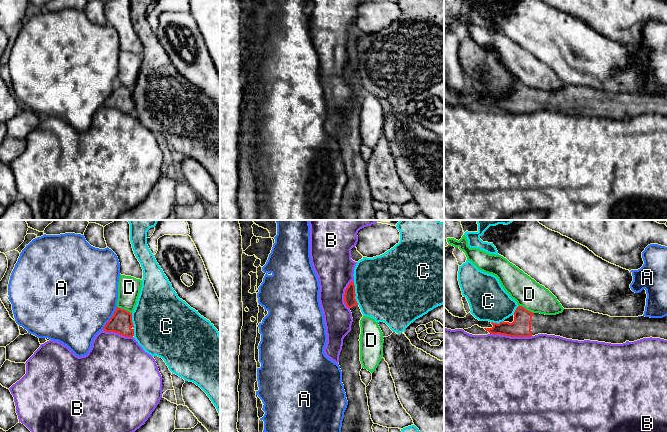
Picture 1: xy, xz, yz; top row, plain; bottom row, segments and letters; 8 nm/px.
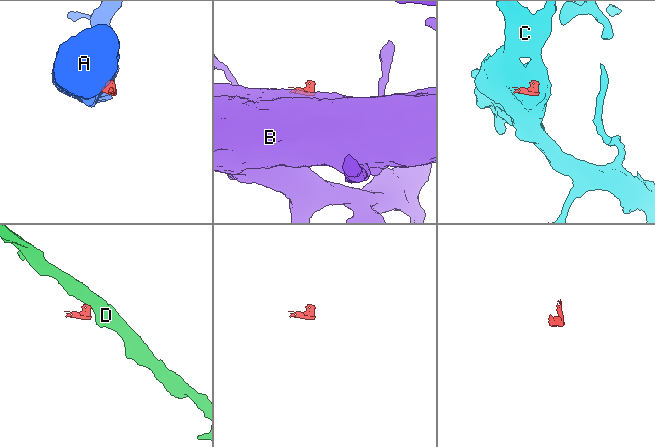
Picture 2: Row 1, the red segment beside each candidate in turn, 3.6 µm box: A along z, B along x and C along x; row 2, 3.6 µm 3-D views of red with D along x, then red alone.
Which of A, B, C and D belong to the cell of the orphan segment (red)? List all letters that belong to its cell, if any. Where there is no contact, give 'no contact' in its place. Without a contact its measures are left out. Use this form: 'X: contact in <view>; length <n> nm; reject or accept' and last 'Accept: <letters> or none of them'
A: contact in xy; length 220 nm; reject
B: contact in yz; length 340 nm; reject
C: contact in xz; length 190 nm; reject
D: contact in yz; length 140 nm; reject
Accept: none of them

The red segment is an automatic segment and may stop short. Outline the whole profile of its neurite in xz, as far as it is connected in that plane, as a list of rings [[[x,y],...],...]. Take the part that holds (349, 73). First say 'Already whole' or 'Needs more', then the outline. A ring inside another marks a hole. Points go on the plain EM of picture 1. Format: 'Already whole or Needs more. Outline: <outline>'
Needs more. Outline: [[[350,58],[345,66],[344,78],[352,89],[351,107],[344,113],[339,131],[342,159],[348,177],[341,203],[342,220],[370,220],[375,210],[372,202],[366,161],[362,158],[360,147],[360,96],[363,93],[355,75],[355,61]]]

